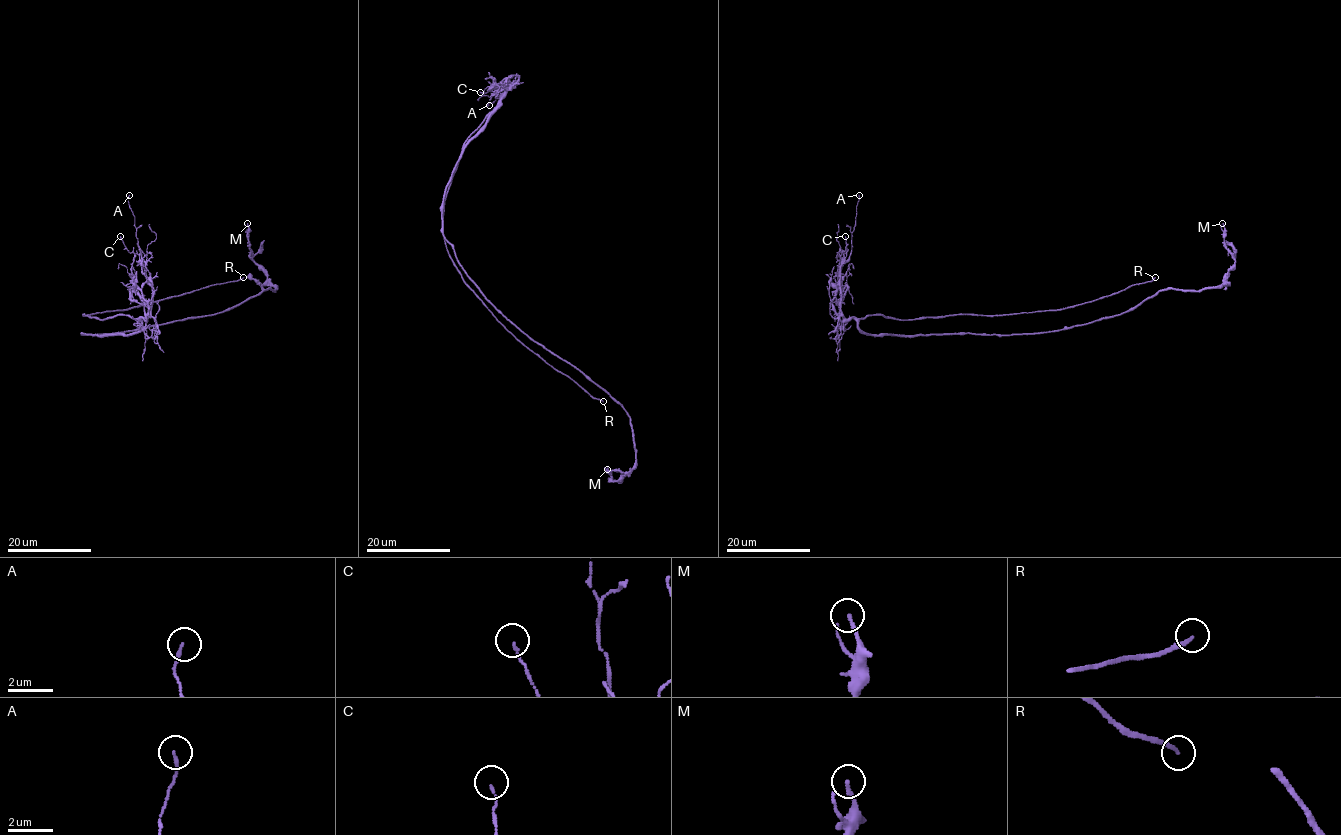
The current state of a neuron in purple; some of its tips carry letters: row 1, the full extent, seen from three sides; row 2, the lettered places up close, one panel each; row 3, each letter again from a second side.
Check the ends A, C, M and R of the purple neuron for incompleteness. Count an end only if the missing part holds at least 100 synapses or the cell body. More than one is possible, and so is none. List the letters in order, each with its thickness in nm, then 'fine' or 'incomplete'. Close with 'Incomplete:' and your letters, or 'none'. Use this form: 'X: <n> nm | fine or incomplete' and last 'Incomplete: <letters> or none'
A: 130 nm | fine
C: 100 nm | fine
M: 140 nm | fine
R: 190 nm | incomplete
Incomplete: R

